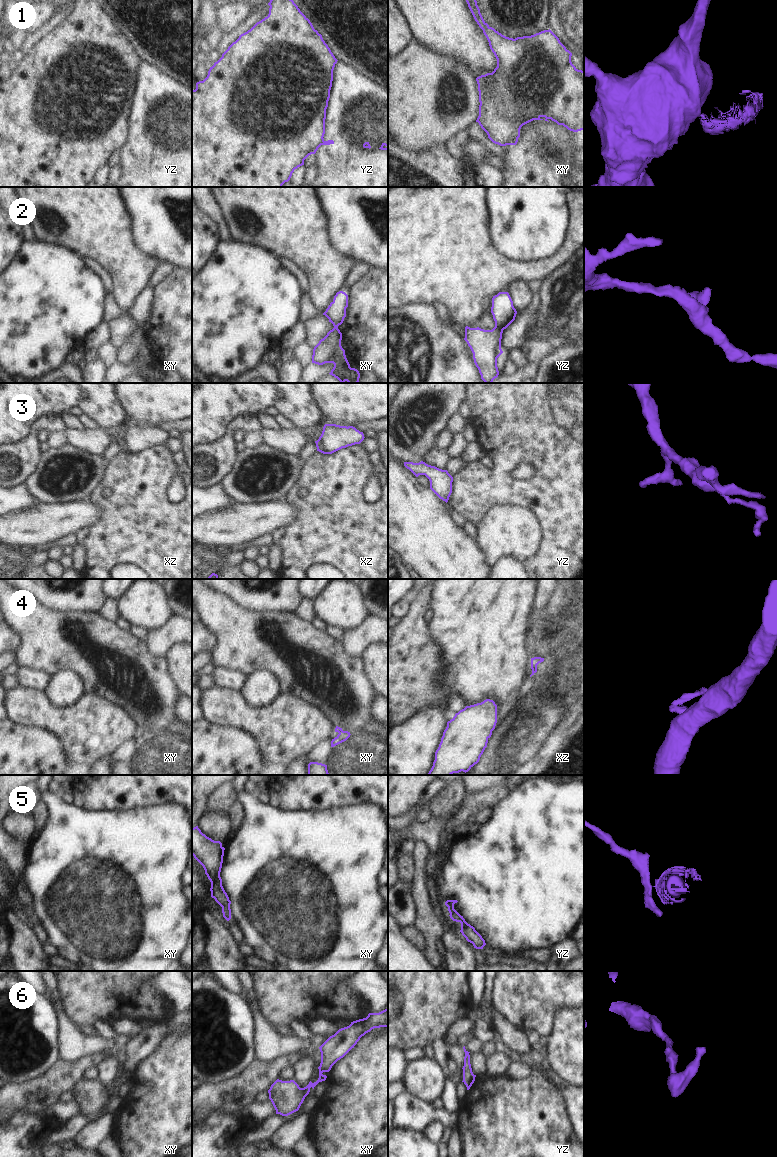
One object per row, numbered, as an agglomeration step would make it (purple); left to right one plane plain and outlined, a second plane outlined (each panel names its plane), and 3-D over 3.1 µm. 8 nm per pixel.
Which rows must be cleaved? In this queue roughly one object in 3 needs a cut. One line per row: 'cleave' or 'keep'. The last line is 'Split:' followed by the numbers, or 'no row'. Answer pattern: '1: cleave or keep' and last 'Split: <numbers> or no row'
1: cleave
2: cleave
3: keep
4: cleave
5: cleave
6: keep
Split: 1, 2, 4, 5

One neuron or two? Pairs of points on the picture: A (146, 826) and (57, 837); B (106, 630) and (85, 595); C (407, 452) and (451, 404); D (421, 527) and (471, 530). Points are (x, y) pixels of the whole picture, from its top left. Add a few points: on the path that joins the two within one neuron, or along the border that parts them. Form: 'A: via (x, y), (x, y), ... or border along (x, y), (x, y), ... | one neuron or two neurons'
A: via (124, 836), (79, 837) | one neuron
B: border along (97, 612), (72, 613) | two neurons
C: via (419, 440), (439, 416) | one neuron
D: border along (463, 527), (475, 539) | two neurons

